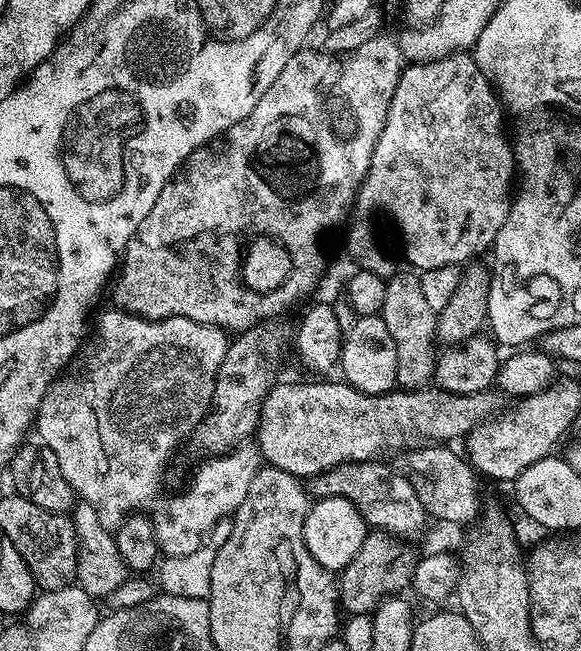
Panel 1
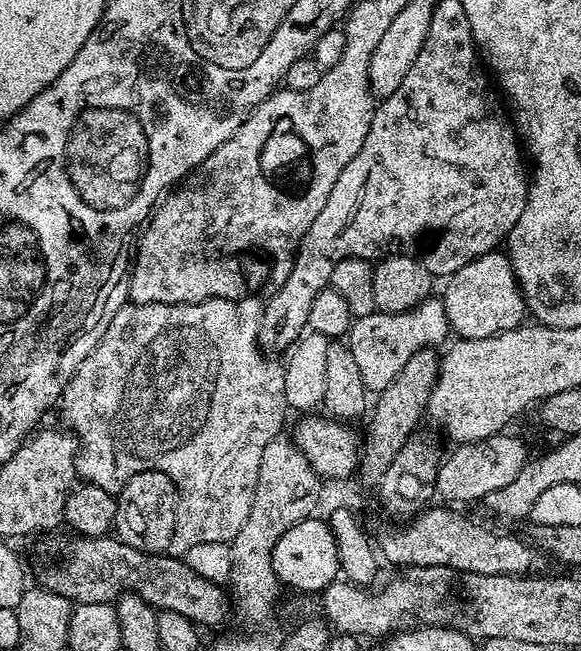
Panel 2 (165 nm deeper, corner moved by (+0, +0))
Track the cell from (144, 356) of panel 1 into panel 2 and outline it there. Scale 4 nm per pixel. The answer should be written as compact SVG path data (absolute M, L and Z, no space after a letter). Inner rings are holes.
M247 299L203 300L197 304L123 304L118 314L110 318L106 334L102 334L98 346L94 346L82 366L78 366L58 401L60 416L64 419L63 427L72 433L78 445L77 473L87 483L116 494L126 482L130 482L130 478L134 478L134 474L146 470L158 470L172 479L176 487L176 525L174 538L170 538L167 550L169 556L184 558L192 547L202 546L204 543L228 544L236 537L254 502L254 490L258 486L258 466L262 466L262 450L266 450L267 444L275 436L281 435L283 429L280 427L284 424L284 412L286 413L284 369L281 361L276 361L279 359L269 358L256 343L262 304L259 299Z

